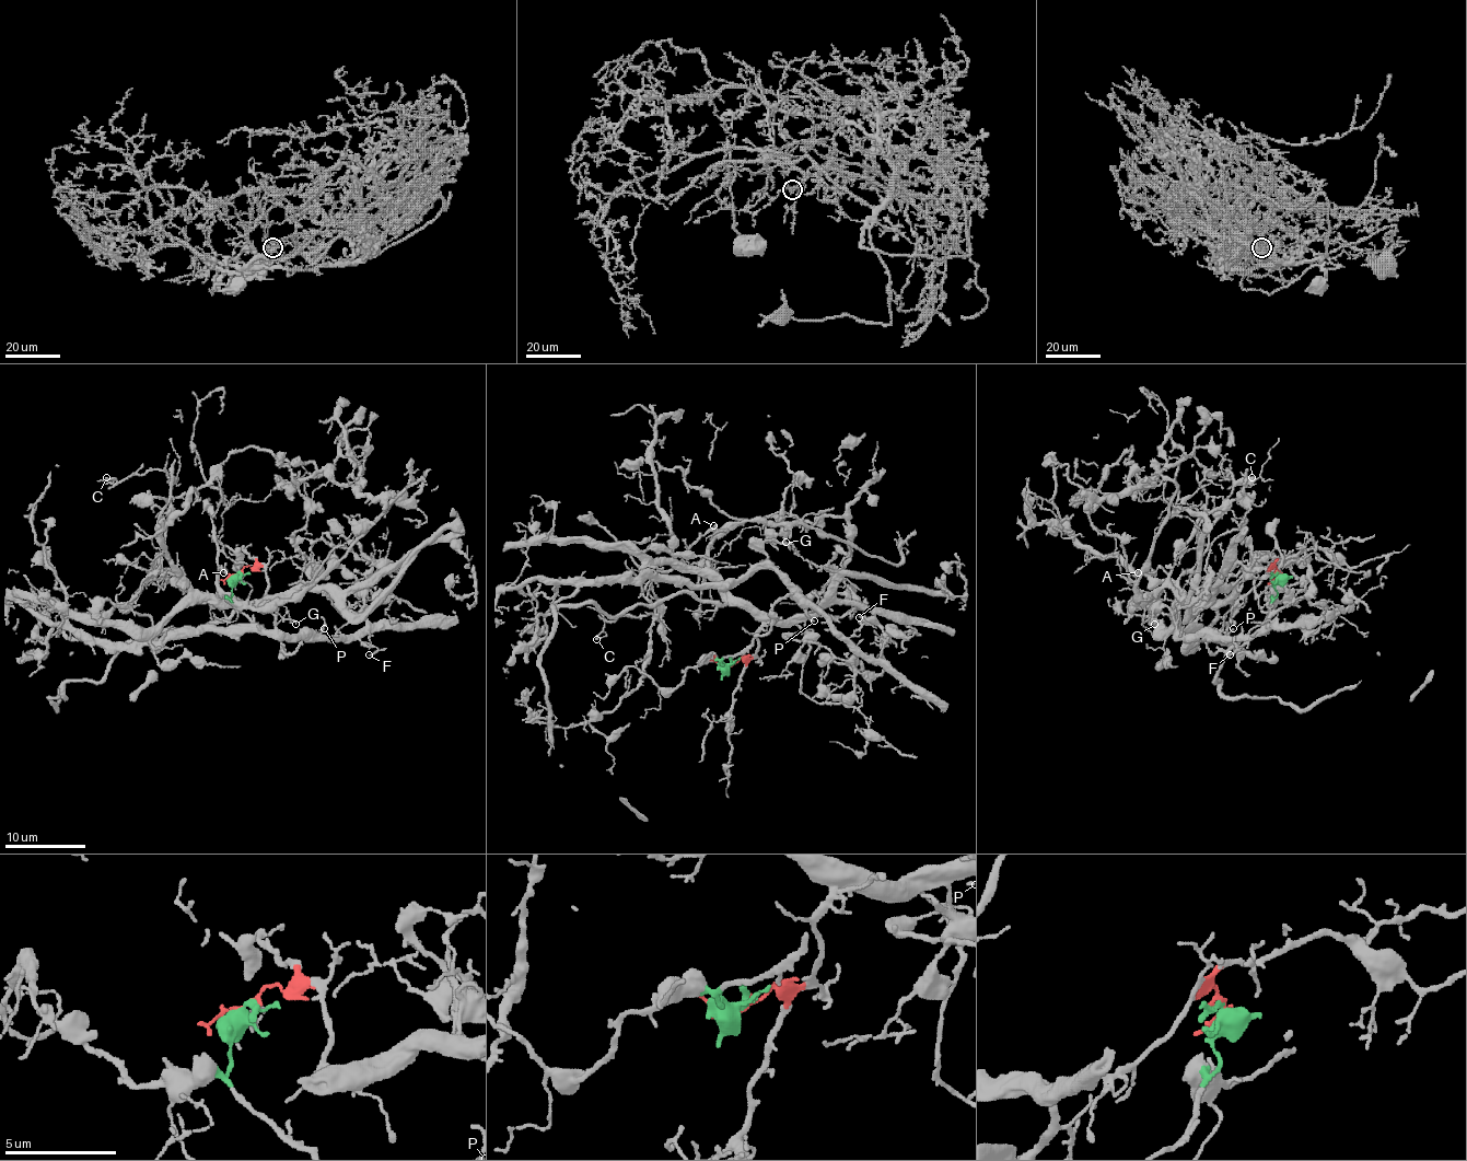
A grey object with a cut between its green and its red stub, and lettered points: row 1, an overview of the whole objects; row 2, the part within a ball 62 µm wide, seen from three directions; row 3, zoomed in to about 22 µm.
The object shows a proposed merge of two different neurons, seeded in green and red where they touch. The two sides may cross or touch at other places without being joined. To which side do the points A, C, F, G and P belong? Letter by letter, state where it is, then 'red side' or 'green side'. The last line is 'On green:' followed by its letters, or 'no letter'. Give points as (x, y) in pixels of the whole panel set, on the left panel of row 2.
A: (223, 572) | red side
C: (106, 477) | red side
F: (369, 654) | green side
G: (295, 624) | green side
P: (324, 628) | green side
On green: F, G, P

